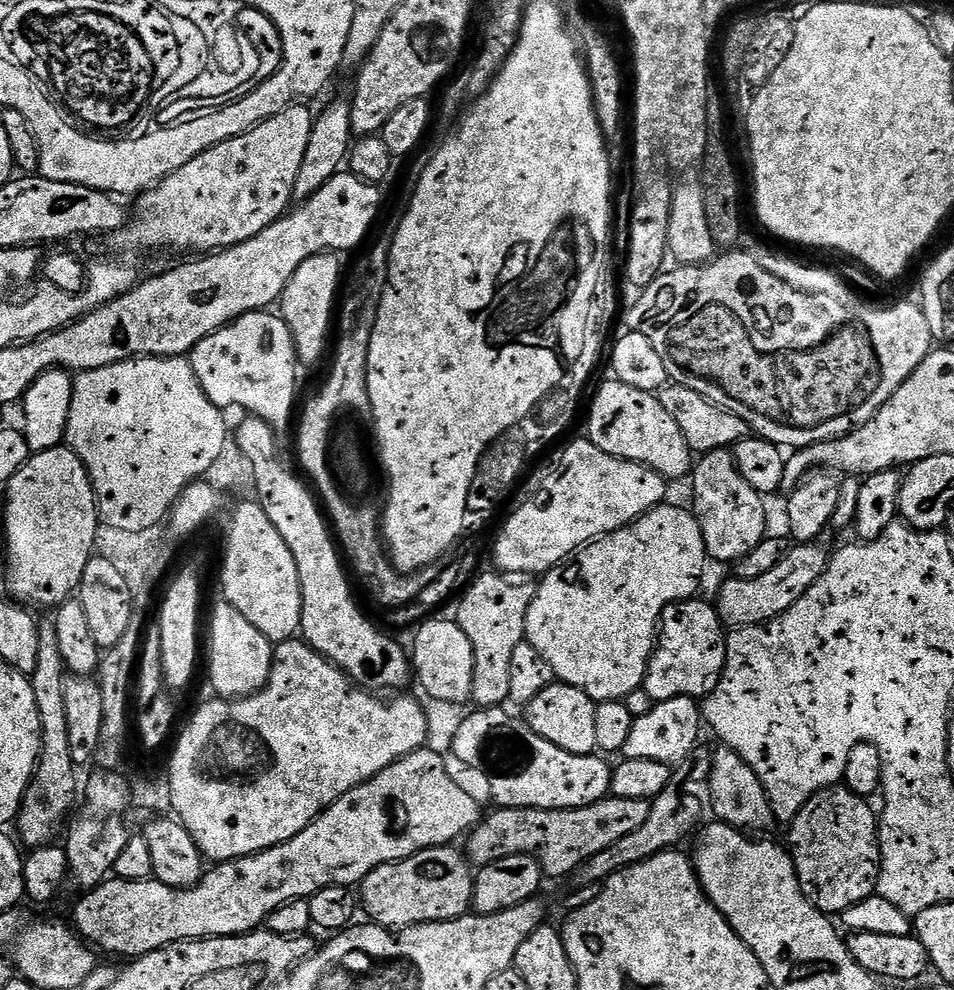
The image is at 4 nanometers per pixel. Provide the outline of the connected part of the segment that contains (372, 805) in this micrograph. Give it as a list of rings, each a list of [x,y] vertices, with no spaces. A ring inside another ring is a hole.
[[[425,746],[419,748],[416,752],[402,757],[398,762],[386,766],[374,778],[362,782],[354,790],[350,790],[342,798],[338,798],[331,804],[324,813],[318,817],[306,830],[302,830],[294,838],[290,838],[285,844],[279,844],[273,848],[267,848],[265,852],[258,852],[255,856],[243,856],[237,860],[226,860],[215,865],[213,870],[205,871],[203,880],[195,884],[193,888],[171,888],[166,886],[160,880],[149,878],[146,880],[122,880],[119,878],[109,878],[102,884],[97,884],[95,888],[85,891],[84,897],[76,904],[76,924],[75,931],[81,940],[89,945],[95,946],[101,953],[113,952],[116,956],[128,956],[135,958],[144,956],[148,952],[153,952],[159,948],[165,948],[167,944],[176,944],[180,940],[206,940],[209,936],[242,936],[245,932],[255,932],[267,921],[268,916],[274,910],[278,910],[282,905],[290,903],[291,900],[307,900],[318,890],[326,886],[342,884],[345,886],[356,886],[363,882],[369,874],[378,866],[383,864],[396,864],[399,860],[405,860],[414,855],[415,852],[421,852],[427,848],[443,848],[456,842],[456,839],[463,837],[465,833],[476,827],[482,819],[480,804],[463,788],[462,785],[456,784],[454,777],[448,773],[448,768],[444,765],[444,760],[436,752],[431,752],[431,747]]]

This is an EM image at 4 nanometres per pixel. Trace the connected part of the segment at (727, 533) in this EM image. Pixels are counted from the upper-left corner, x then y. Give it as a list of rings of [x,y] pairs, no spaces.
[[[731,451],[703,453],[695,461],[690,473],[691,480],[693,500],[690,508],[696,513],[704,550],[711,559],[713,556],[716,560],[735,562],[764,541],[767,533],[764,531],[768,528],[768,516],[764,513],[765,497],[756,492],[746,478],[742,478]]]

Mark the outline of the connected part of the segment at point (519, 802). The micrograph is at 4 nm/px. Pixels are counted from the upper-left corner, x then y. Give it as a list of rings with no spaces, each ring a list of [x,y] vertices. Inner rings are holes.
[[[503,707],[498,708],[482,708],[473,711],[473,716],[468,716],[456,728],[456,737],[452,740],[452,748],[456,751],[456,756],[464,764],[469,764],[472,768],[481,768],[488,775],[488,792],[497,801],[495,802],[501,808],[585,808],[594,802],[605,799],[612,790],[612,770],[613,765],[607,764],[605,757],[600,754],[583,756],[582,754],[570,754],[566,750],[562,750],[558,746],[554,746],[554,742],[546,742],[546,738],[542,738],[538,734],[534,734],[534,730],[529,728],[523,719],[515,720],[510,713],[504,712]]]

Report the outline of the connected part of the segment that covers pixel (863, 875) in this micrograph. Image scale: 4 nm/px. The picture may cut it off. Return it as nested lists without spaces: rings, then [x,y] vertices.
[[[847,786],[824,788],[814,794],[802,806],[799,814],[787,825],[786,847],[792,853],[792,861],[802,886],[802,894],[819,912],[839,914],[850,910],[858,902],[877,895],[876,883],[880,877],[880,826],[877,809],[872,809],[867,799]]]

